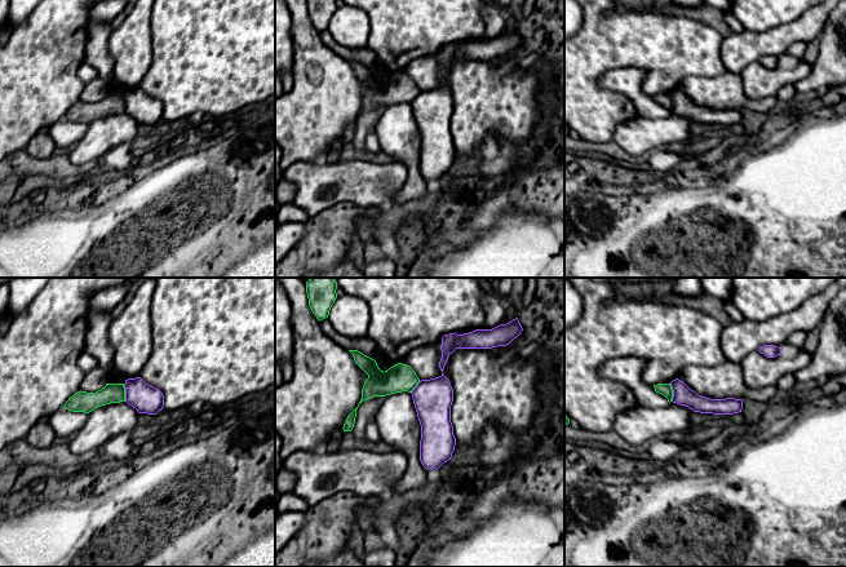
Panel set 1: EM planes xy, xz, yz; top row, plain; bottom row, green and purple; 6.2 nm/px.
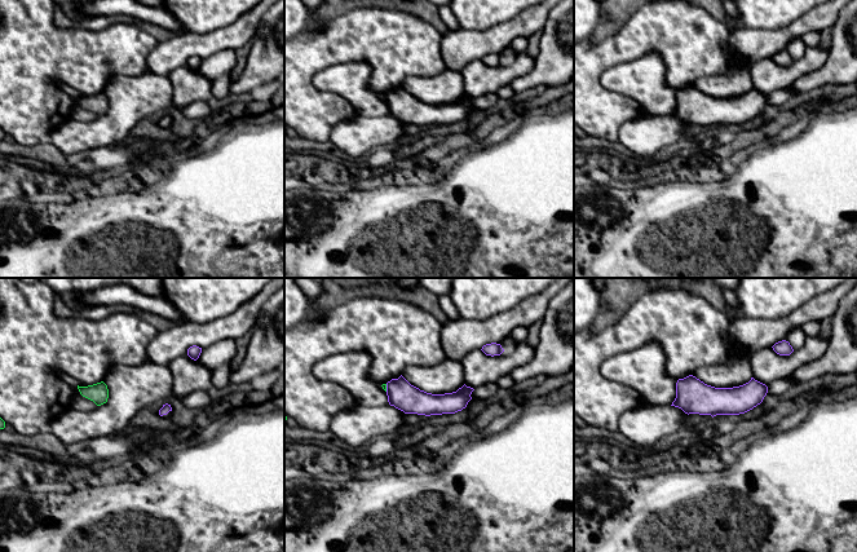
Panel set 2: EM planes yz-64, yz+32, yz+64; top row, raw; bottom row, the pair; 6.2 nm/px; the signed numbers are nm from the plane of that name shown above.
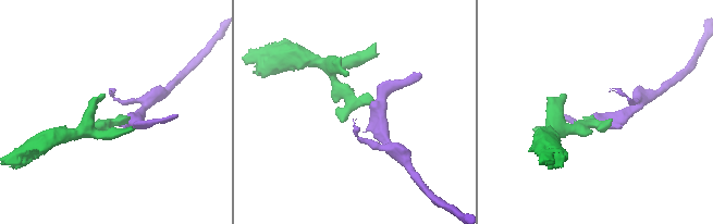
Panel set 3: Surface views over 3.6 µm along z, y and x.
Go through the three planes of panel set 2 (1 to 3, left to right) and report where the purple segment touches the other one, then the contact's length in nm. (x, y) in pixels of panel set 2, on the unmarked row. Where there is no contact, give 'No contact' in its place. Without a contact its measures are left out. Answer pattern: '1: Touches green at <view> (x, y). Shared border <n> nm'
1: No contact
2: Touches green at yz+32 (385, 98). Shared border 50 nm
3: No contact

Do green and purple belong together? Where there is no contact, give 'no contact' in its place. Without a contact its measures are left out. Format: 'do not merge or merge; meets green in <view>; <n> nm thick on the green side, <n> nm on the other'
do not merge; meets green in xy; 130 nm thick on the green side, 180 nm on the other

